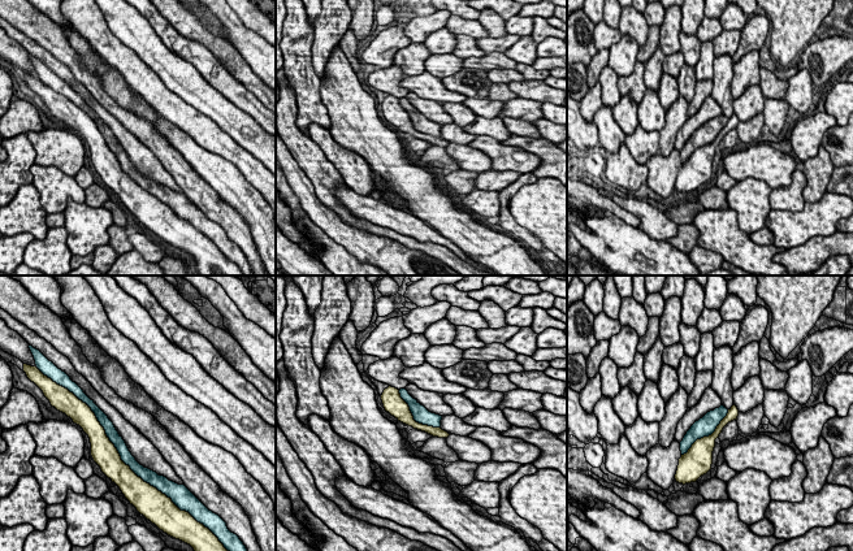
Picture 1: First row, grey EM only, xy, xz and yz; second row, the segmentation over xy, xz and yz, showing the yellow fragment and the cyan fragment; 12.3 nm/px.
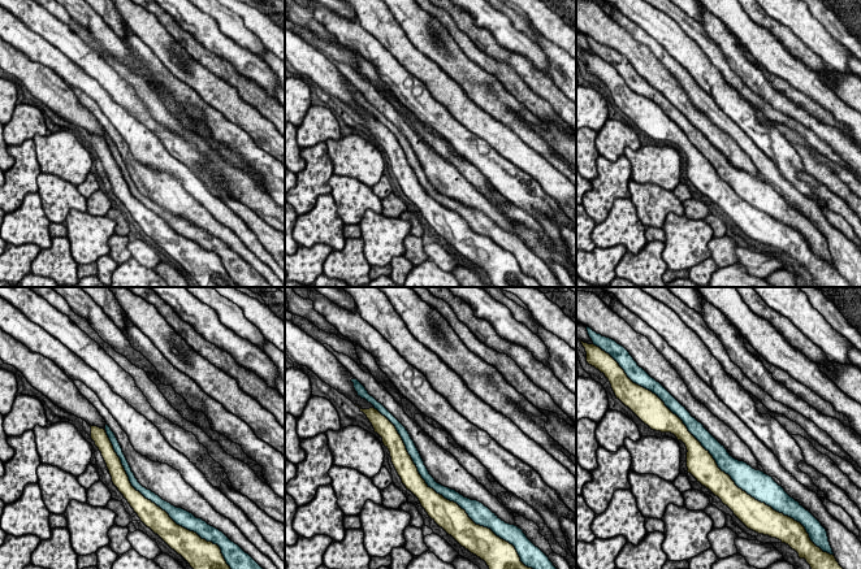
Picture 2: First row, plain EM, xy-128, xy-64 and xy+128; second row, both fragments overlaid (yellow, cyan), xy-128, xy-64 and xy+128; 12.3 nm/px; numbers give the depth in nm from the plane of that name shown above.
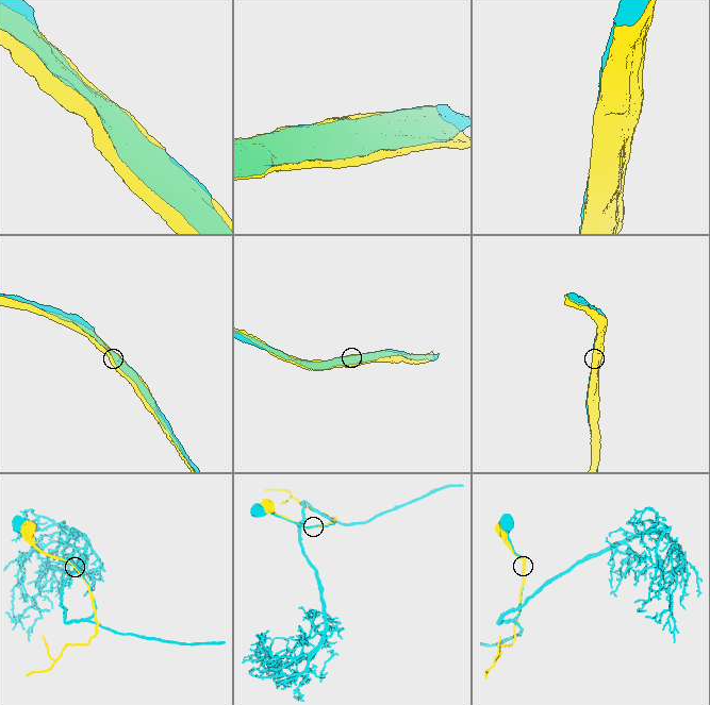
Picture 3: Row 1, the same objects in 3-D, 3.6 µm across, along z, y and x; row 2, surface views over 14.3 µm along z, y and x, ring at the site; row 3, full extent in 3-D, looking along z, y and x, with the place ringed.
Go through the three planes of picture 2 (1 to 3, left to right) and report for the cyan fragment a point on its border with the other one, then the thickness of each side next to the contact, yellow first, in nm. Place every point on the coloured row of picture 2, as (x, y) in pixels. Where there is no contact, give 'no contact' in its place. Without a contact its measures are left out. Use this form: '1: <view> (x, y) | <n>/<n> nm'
1: xy-128 (159, 507) | 280/180 nm
2: xy-64 (444, 498) | 360/140 nm
3: xy+128 (713, 459) | 340/220 nm

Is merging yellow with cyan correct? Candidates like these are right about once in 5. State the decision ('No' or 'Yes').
No

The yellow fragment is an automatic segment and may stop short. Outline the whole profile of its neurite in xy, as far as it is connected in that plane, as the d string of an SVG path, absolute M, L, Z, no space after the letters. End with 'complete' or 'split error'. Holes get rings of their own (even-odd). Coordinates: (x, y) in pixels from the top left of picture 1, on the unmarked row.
M23 73L23 81L43 100L52 116L83 138L90 147L94 170L120 196L130 213L160 239L190 253L199 276L246 276L208 237L189 221L181 220L170 207L144 191L121 169L117 157L86 112L44 84L36 75Z | complete

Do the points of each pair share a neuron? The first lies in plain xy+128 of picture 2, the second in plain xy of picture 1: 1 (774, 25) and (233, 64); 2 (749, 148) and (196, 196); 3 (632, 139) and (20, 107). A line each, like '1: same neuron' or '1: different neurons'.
1: same neuron
2: same neuron
3: same neuron

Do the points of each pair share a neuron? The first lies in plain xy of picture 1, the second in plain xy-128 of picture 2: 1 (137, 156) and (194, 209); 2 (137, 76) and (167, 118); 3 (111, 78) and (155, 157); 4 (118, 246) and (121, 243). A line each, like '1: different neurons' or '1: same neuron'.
1: same neuron
2: different neurons
3: different neurons
4: same neuron

